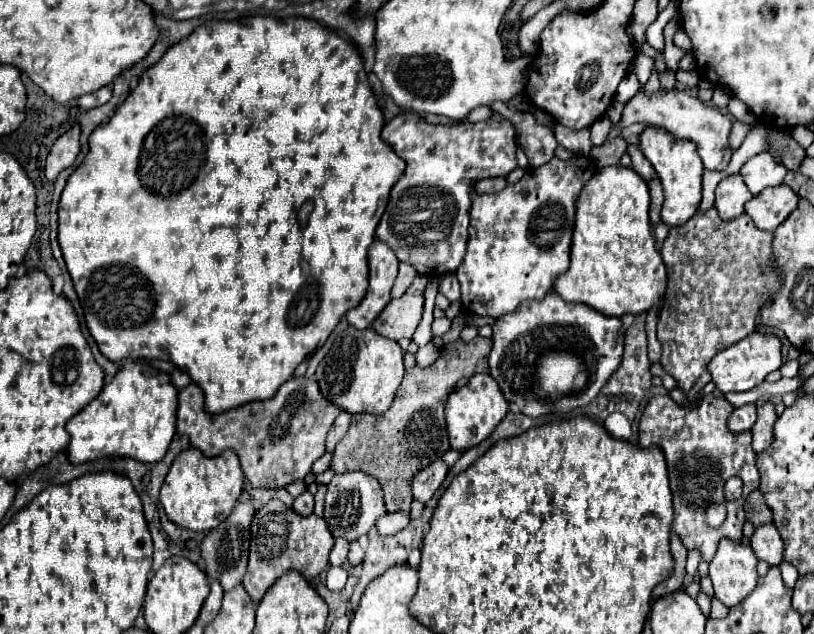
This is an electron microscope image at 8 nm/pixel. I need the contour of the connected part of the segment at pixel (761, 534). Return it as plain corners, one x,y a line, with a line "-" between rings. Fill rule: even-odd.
773,524
755,528
751,538
751,548
759,560
765,560
769,566
779,566
783,562
783,540

